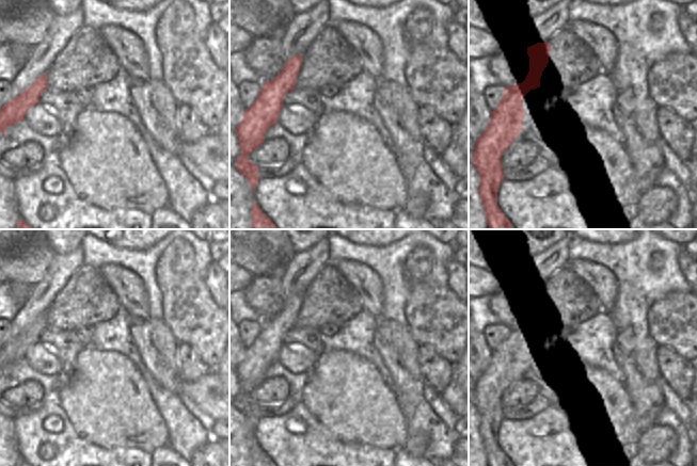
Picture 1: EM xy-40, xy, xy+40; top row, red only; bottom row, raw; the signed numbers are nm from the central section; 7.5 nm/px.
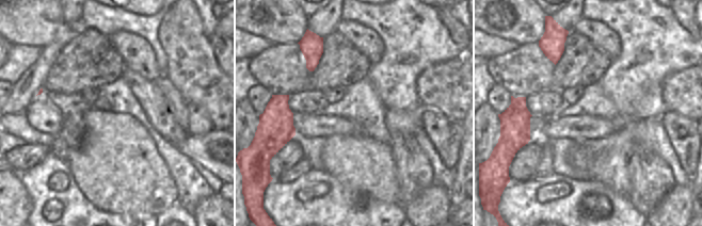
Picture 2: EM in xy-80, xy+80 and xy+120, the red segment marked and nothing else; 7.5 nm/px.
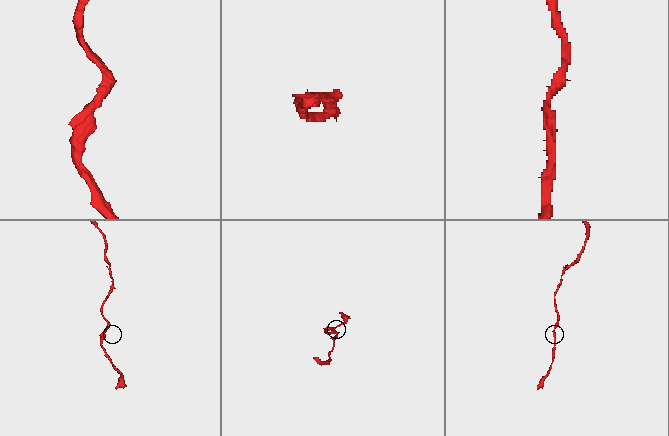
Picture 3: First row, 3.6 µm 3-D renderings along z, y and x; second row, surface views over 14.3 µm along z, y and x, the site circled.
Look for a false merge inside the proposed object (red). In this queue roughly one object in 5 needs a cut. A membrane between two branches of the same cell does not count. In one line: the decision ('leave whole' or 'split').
leave whole

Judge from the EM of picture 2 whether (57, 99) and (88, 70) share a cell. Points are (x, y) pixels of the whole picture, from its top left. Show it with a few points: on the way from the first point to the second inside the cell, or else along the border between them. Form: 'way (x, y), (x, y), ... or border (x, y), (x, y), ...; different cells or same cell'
border (44, 92), (81, 93); different cells

